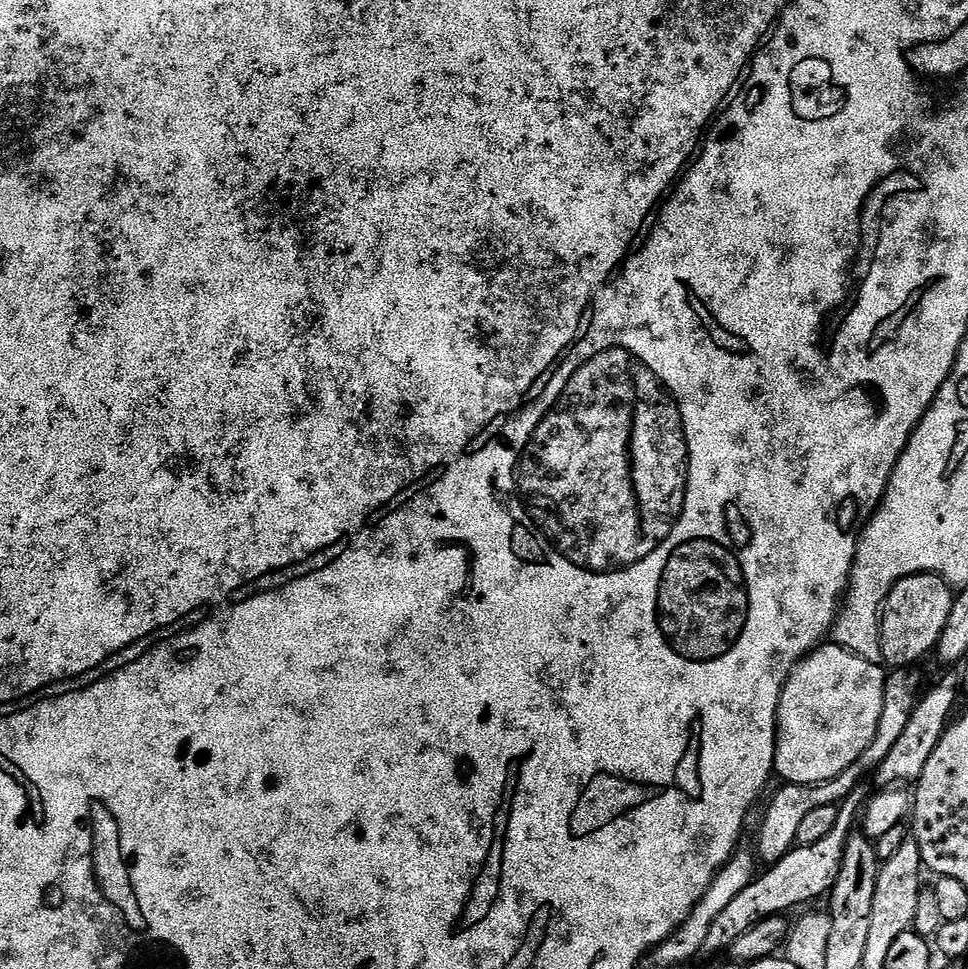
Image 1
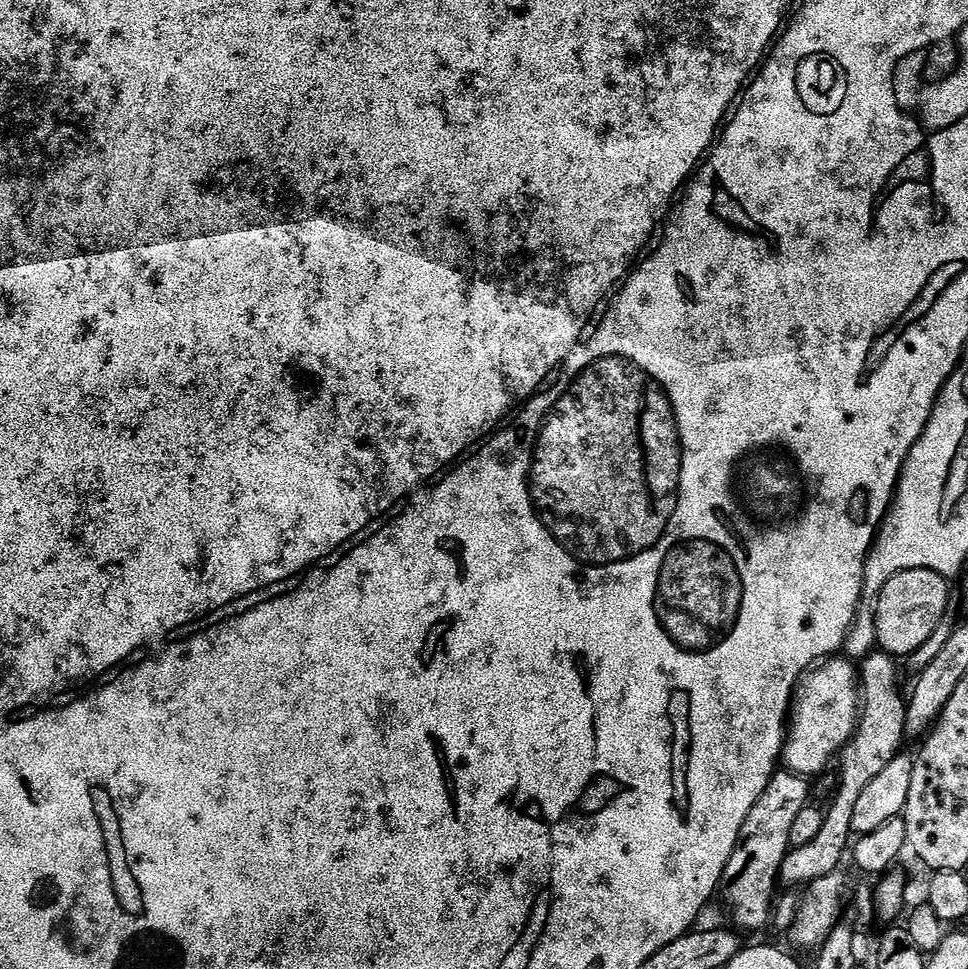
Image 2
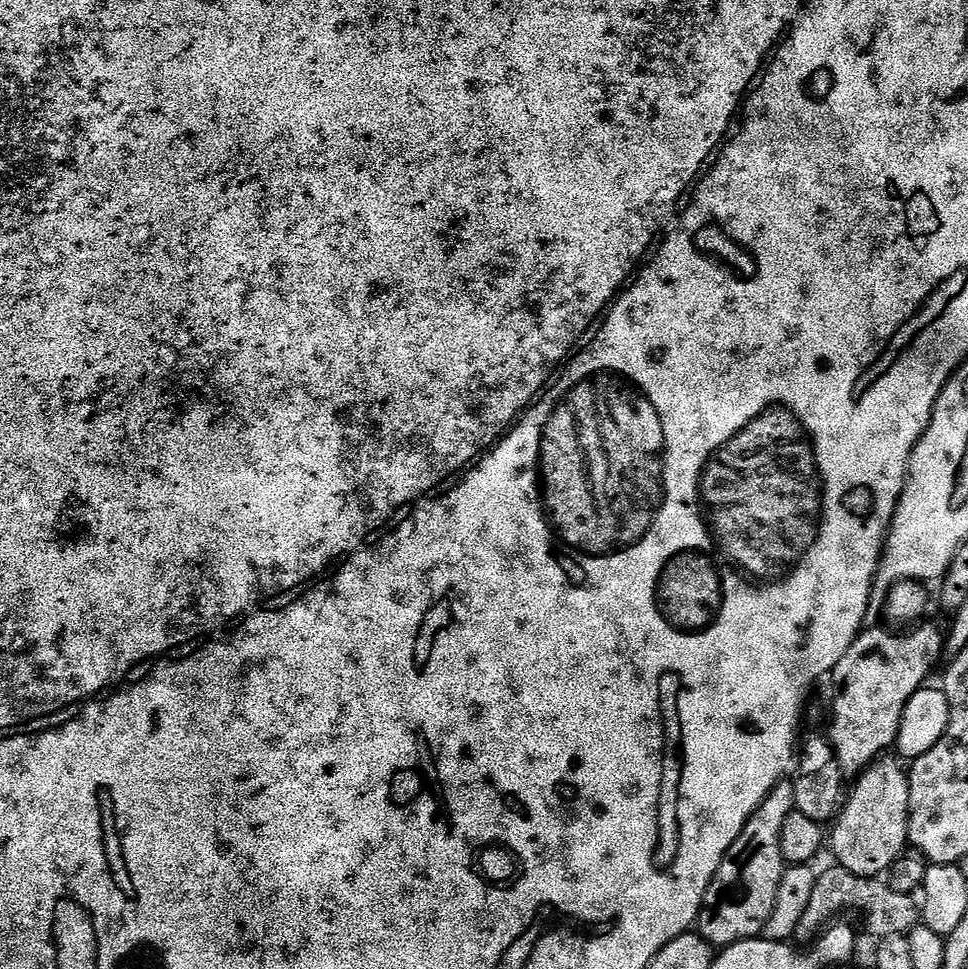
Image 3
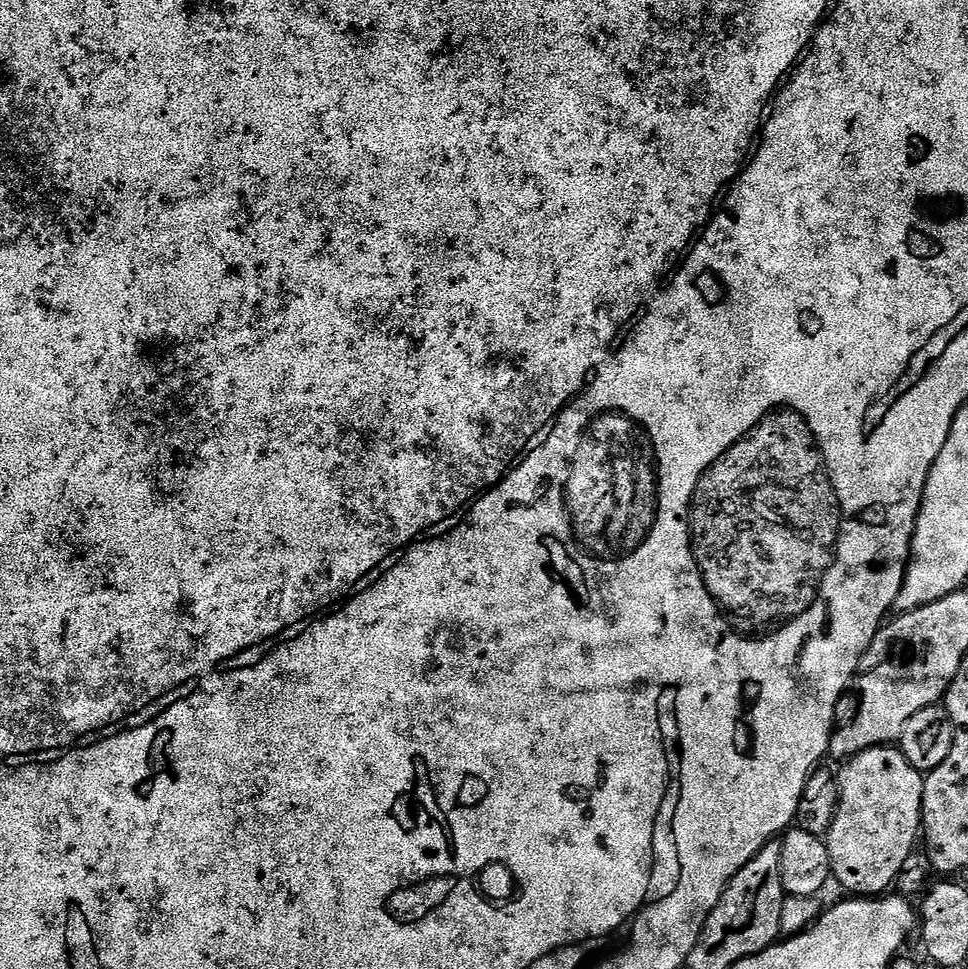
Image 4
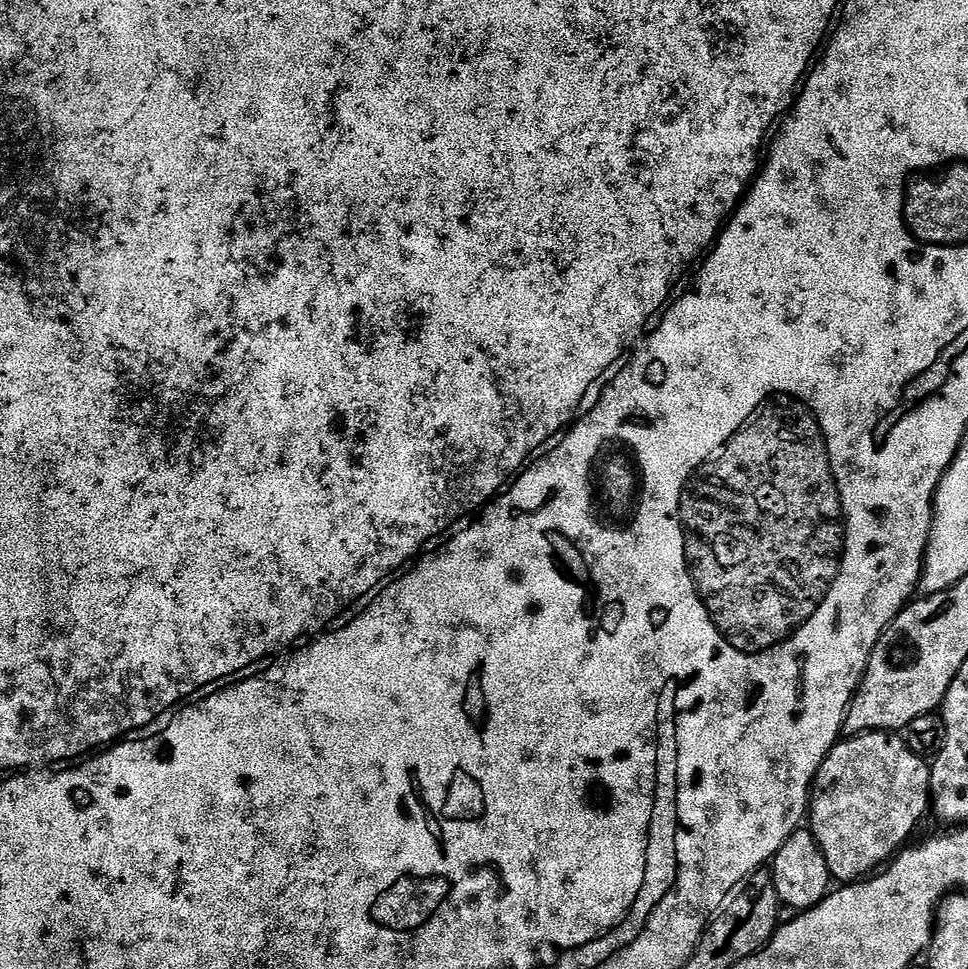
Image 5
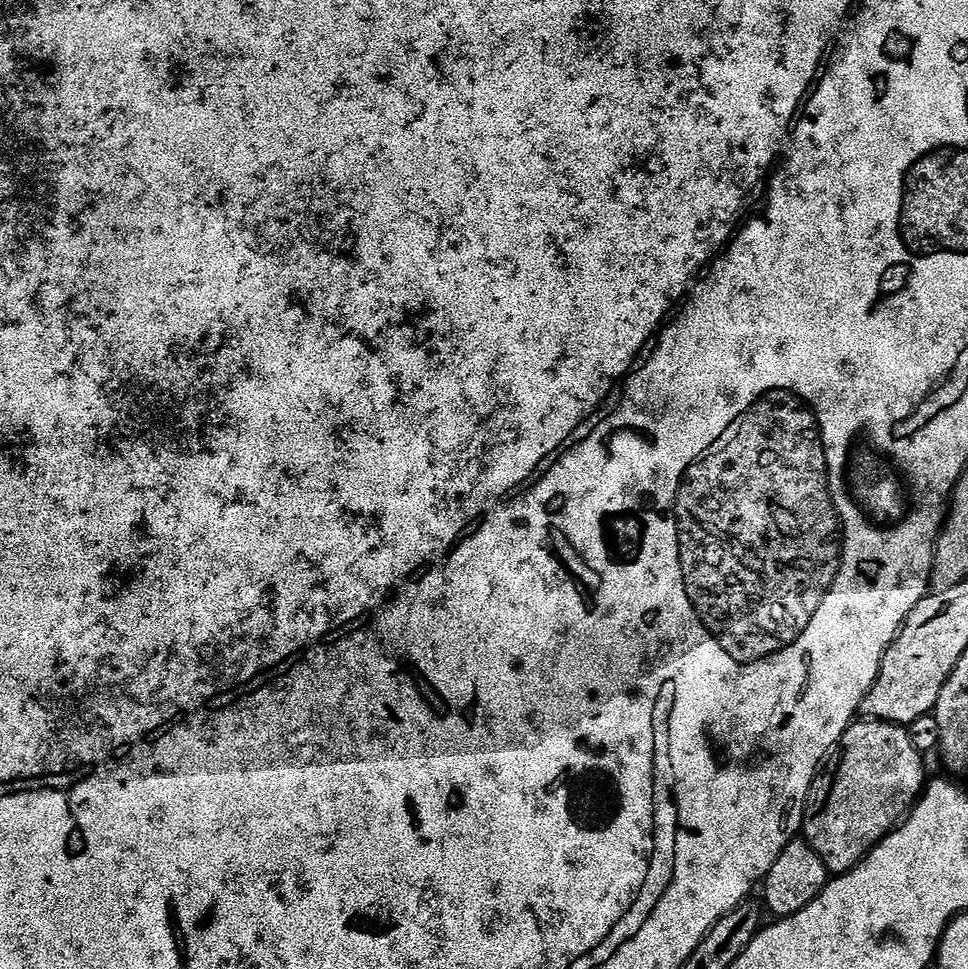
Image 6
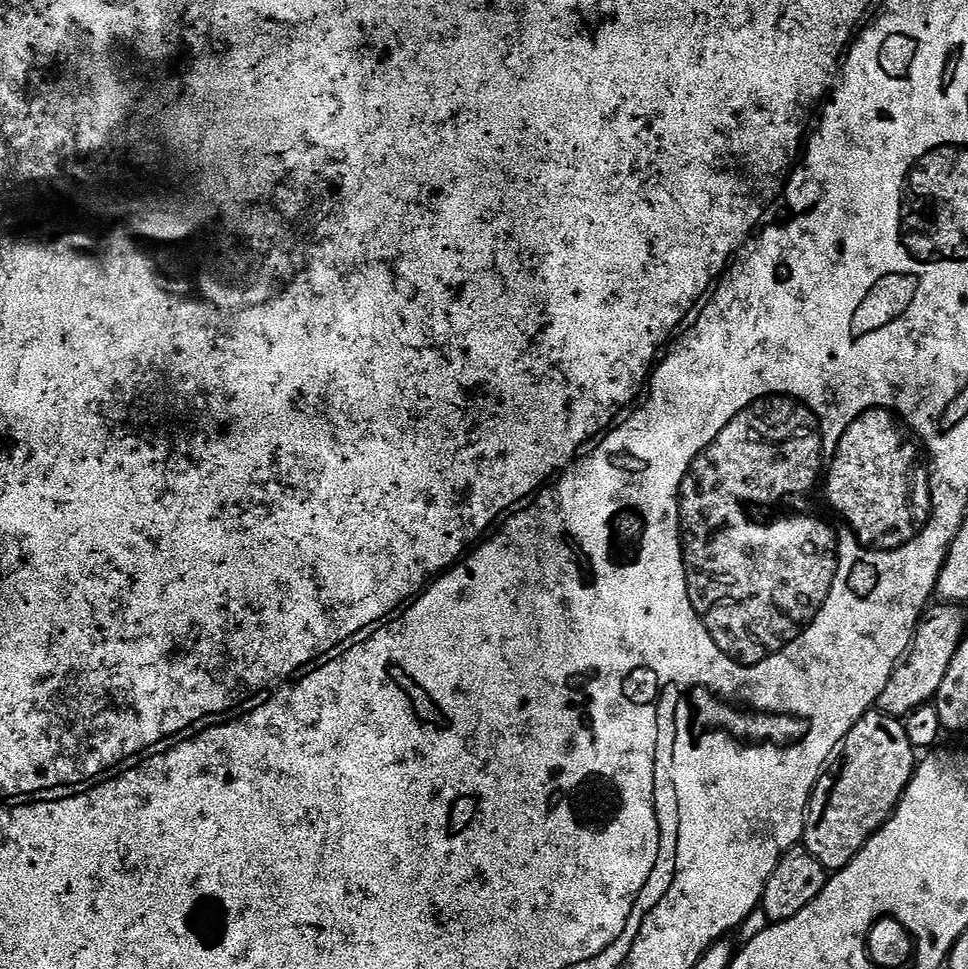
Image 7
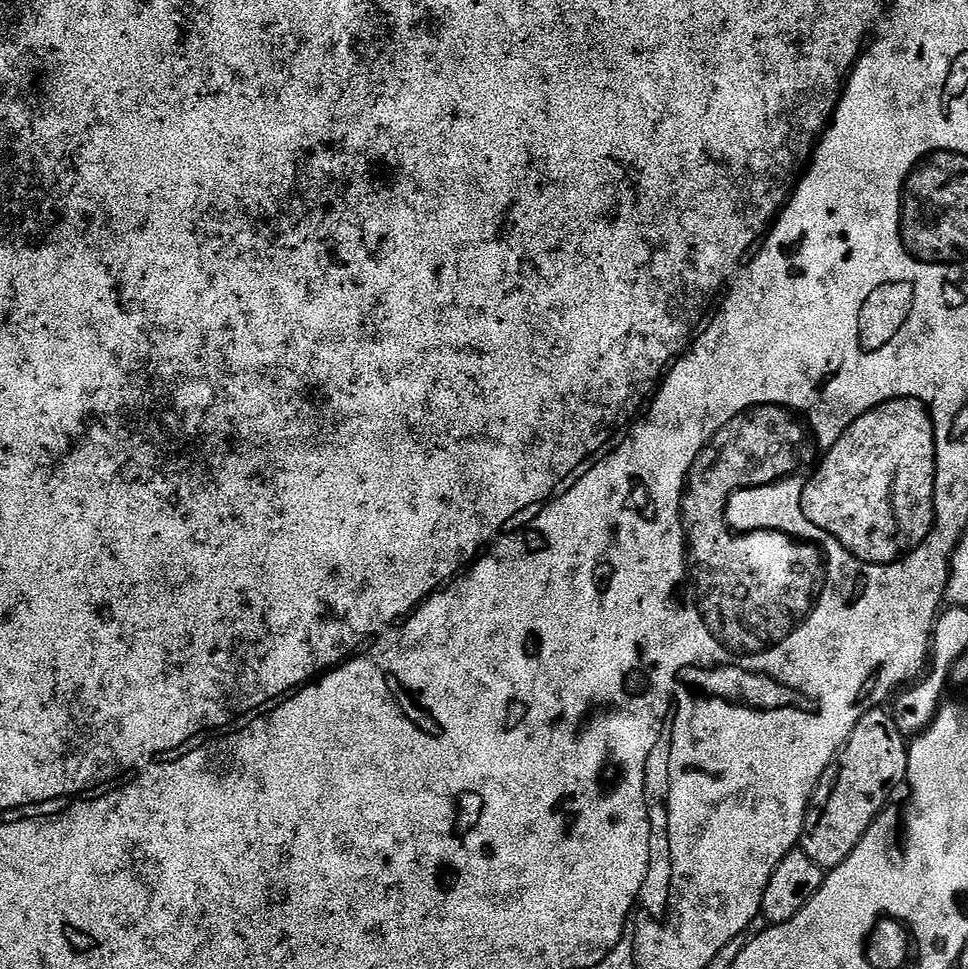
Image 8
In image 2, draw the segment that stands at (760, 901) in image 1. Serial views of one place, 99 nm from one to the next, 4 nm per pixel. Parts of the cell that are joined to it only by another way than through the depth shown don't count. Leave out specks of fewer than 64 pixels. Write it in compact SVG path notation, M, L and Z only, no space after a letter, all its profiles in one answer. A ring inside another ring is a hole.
M873 650L858 664L858 676L862 681L862 707L860 723L856 733L838 757L840 764L840 785L836 788L836 797L832 805L827 805L822 822L822 830L814 842L801 848L792 848L784 865L780 868L780 880L788 884L807 886L812 880L837 871L850 848L854 833L851 828L854 806L864 793L866 786L877 778L888 763L902 752L900 743L906 740L904 727L908 705L905 693L900 693L900 668L897 657L881 650Z

